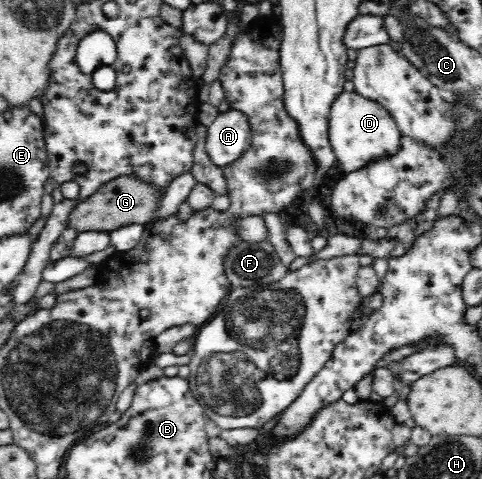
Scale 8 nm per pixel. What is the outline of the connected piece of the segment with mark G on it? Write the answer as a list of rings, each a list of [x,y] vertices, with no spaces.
[[[120,176],[102,185],[96,193],[78,202],[67,218],[67,228],[76,233],[86,231],[112,232],[122,227],[149,224],[159,207],[159,191],[152,185],[142,183],[134,176]]]

